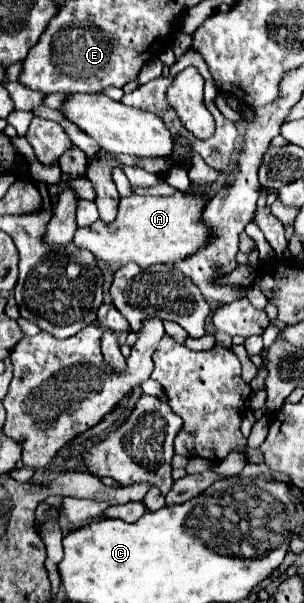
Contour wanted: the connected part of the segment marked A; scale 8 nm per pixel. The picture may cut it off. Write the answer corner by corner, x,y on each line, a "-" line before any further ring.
181,192
171,196
127,196
121,198
121,208
113,224
97,224
77,228
75,244
91,250
97,258
111,264
137,262
141,268
151,264
173,264
203,250
211,240
209,226
201,220
209,202
209,192

